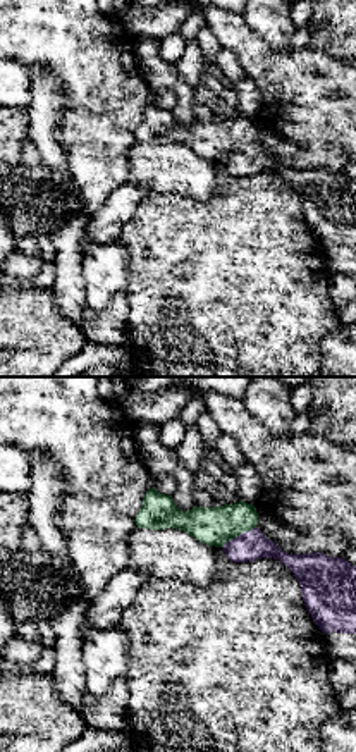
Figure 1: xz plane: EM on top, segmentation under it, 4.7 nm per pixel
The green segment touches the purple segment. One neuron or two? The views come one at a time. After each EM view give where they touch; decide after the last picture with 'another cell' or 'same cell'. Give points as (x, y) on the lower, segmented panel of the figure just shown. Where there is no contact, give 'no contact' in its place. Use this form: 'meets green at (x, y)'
meets green at (238, 534)

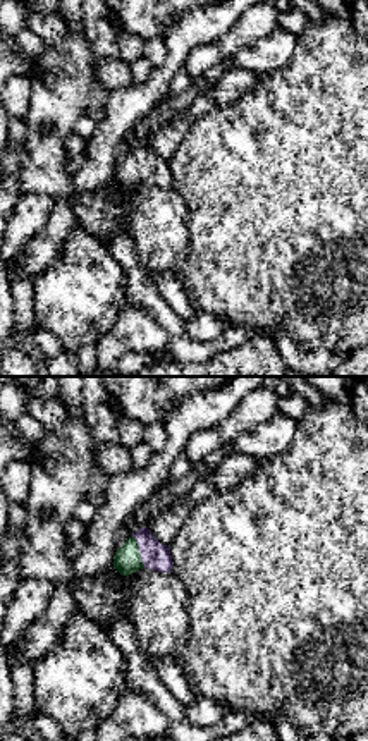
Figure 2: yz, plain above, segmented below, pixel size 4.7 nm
meets green at (138, 551)

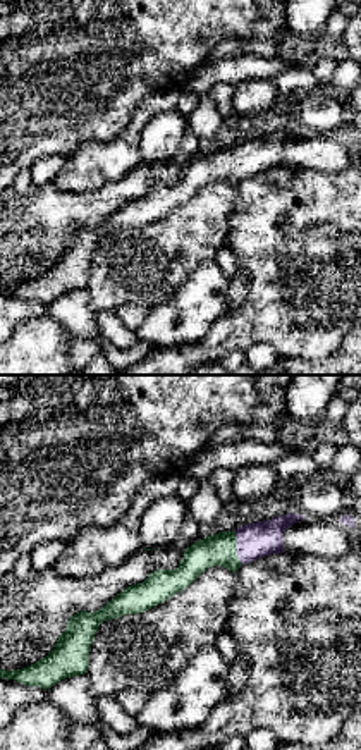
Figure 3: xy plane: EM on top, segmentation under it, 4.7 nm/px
meets green at (236, 547)

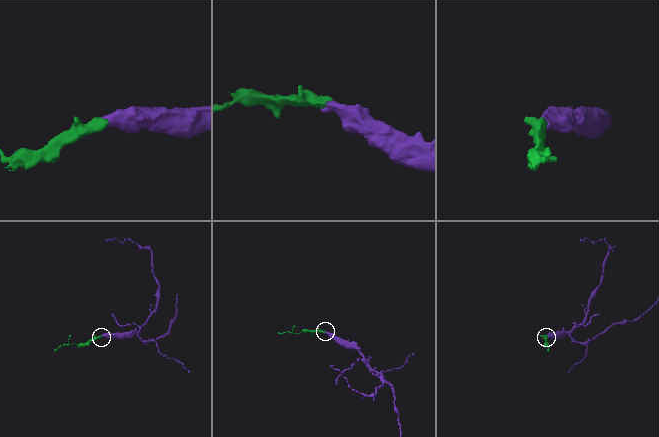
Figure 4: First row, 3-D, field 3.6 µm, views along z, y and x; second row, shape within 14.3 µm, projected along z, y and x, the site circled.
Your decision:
same cell

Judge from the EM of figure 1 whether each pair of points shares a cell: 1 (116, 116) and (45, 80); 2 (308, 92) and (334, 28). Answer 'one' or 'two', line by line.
1: two
2: two

